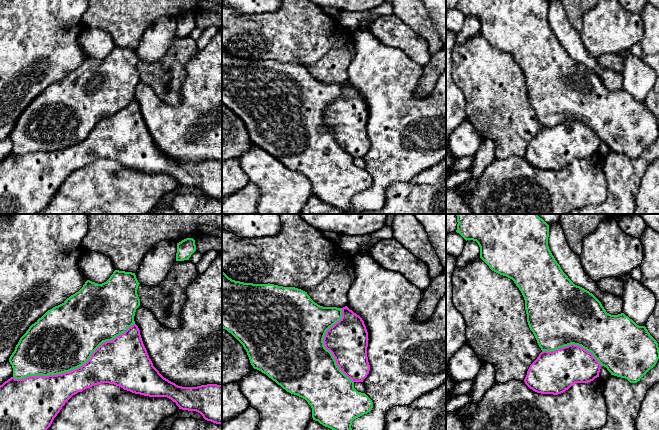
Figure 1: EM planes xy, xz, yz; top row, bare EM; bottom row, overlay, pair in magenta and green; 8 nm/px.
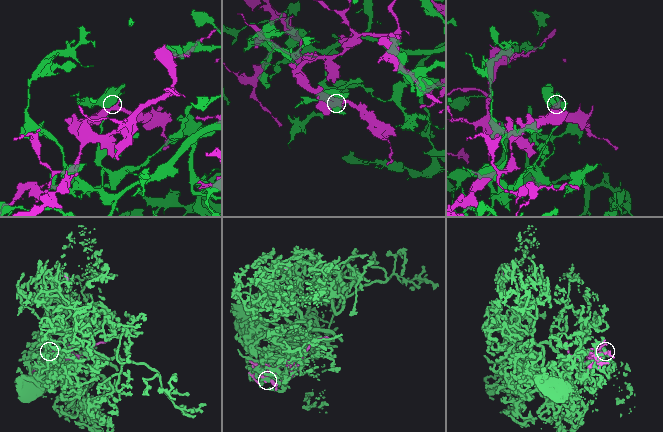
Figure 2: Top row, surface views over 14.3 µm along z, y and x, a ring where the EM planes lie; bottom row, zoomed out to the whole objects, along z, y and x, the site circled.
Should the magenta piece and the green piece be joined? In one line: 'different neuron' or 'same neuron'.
same neuron

